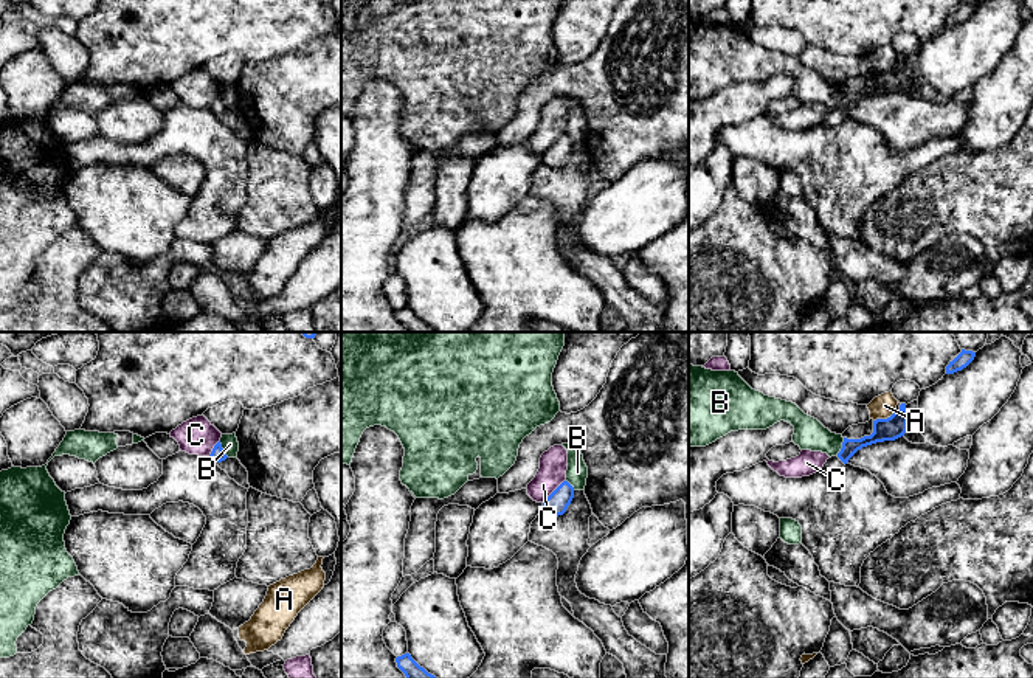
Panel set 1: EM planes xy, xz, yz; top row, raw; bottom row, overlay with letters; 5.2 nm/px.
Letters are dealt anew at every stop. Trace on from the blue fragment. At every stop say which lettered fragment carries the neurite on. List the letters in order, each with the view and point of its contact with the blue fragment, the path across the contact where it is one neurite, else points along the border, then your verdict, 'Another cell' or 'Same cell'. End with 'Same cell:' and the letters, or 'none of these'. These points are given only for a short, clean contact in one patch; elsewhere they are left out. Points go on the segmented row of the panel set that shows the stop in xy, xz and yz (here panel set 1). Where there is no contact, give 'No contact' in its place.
A: Touches blue at yz (884, 419). Boundary: yz (895, 411), (874, 421). Another cell
B: Touches blue at yz (842, 447). Boundary: yz (844, 438), (842, 447), (836, 455). Another cell
C: Touches blue at xz (552, 492). Boundary: xz (565, 480), (543, 503). Another cell
Same cell: none of these

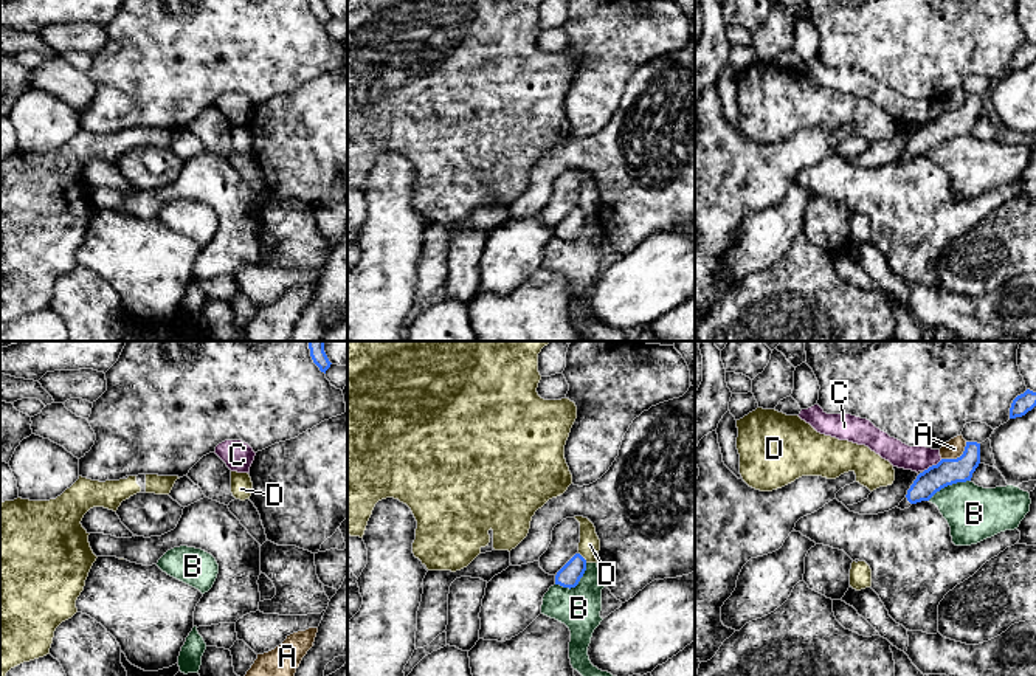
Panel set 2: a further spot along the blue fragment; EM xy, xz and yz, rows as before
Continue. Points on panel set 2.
A: Touches blue at yz (957, 458). Boundary: yz (966, 442), (959, 456), (942, 459). Another cell
B: Touches blue at xz (576, 585). Boundary: xz (587, 563), (583, 575), (574, 586), (563, 588), (555, 585). Another cell
C: Touches blue at yz (932, 465). Boundary: yz (942, 459), (923, 472). Another cell
D: Touches blue at xz (582, 557). Boundary: xz (579, 552), (587, 562). Another cell
Same cell: none of these

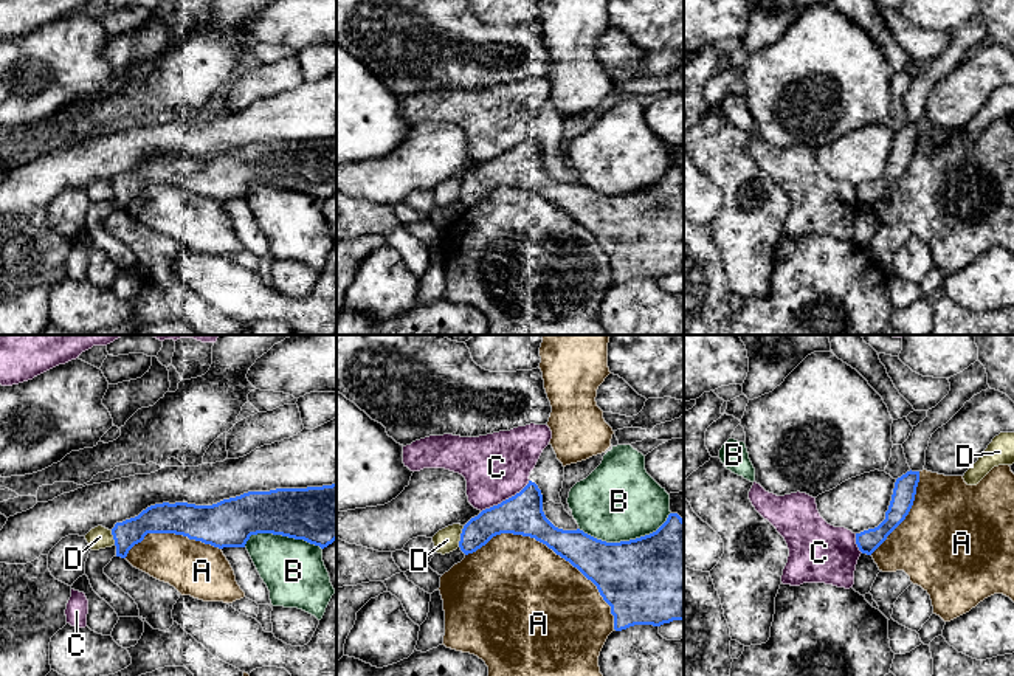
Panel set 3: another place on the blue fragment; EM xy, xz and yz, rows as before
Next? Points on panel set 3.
A: Touches blue at xz (552, 549). Another cell
B: Touches blue at xz (625, 541). Another cell
C: Touches blue at xz (506, 500). Another cell
D: Touches blue at xz (461, 537). Boundary: xz (464, 526), (458, 546). Another cell
Same cell: none of these

